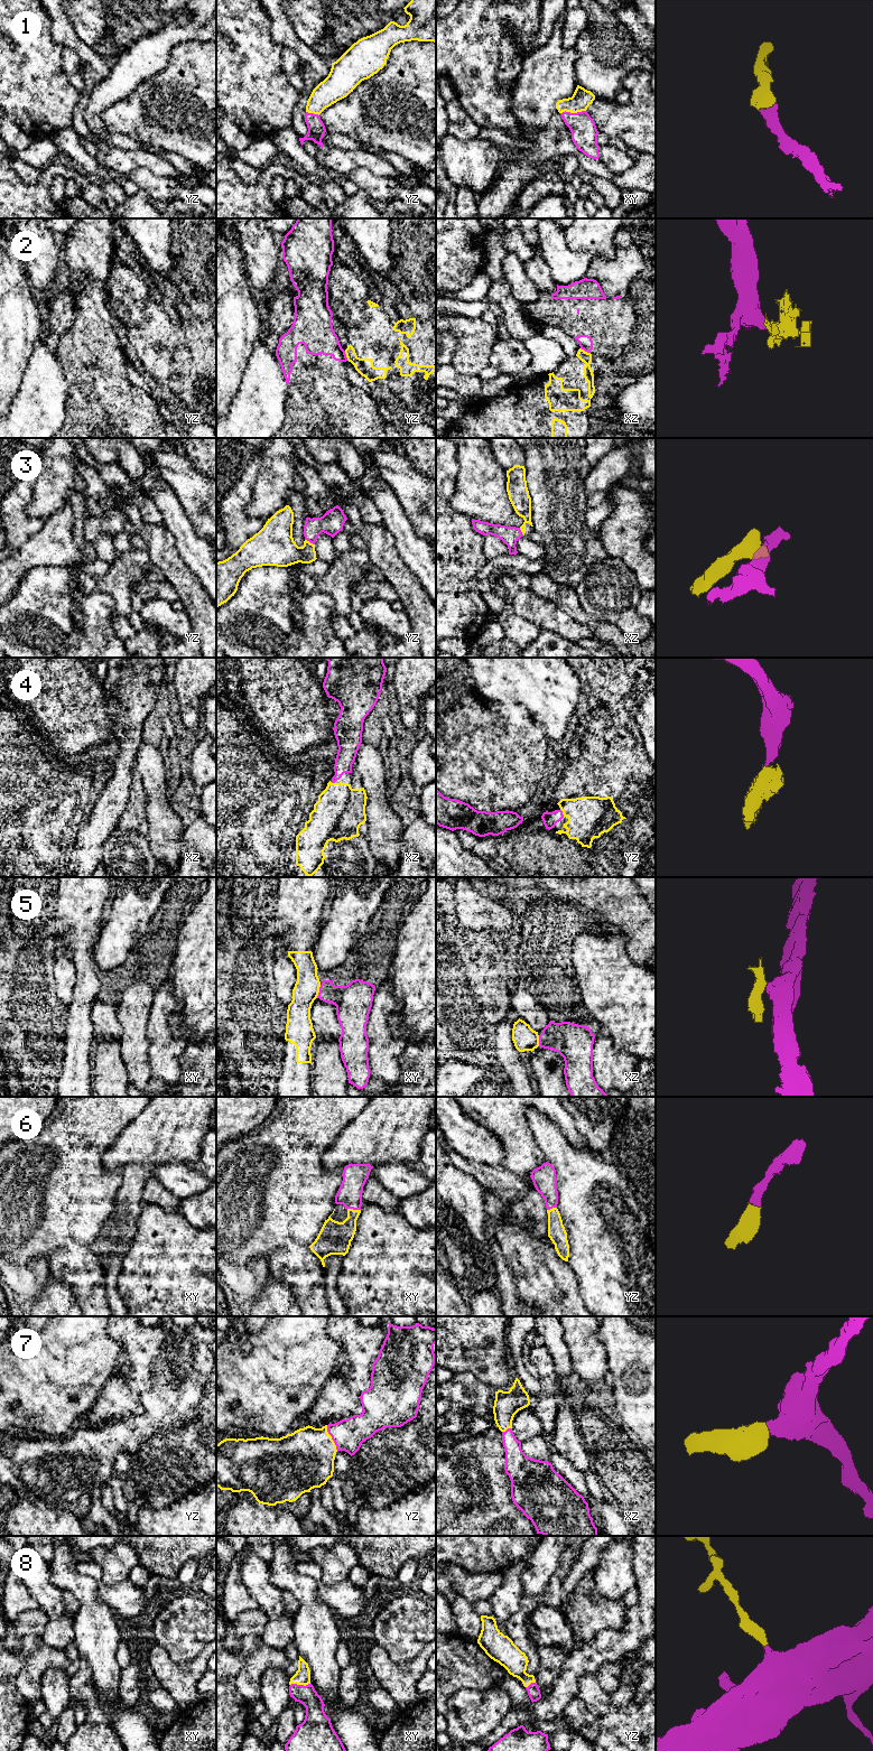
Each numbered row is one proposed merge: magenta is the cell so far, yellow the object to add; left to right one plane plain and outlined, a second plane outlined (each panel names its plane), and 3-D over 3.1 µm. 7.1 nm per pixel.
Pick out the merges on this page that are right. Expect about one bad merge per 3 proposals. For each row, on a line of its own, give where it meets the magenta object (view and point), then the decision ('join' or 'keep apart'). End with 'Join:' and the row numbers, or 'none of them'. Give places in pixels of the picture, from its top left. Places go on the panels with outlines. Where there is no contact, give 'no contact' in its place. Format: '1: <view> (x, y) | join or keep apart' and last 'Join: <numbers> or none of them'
1: xy (573, 113) | join
2: yz (345, 355) | keep apart
3: yz (309, 541) | keep apart
4: yz (562, 813) | join
5: xy (319, 992) | keep apart
6: xy (354, 1209) | join
7: yz (332, 1437) | join
8: xy (299, 1685) | join
Join: 1, 4, 6, 7, 8

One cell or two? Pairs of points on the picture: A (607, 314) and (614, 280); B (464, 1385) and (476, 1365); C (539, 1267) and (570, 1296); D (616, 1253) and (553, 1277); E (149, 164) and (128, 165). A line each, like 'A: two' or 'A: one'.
A: two
B: two
C: one
D: two
E: one

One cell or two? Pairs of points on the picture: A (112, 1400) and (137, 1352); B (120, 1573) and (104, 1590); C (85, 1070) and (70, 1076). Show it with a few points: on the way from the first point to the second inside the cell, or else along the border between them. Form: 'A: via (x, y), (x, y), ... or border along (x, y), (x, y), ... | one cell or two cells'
A: via (124, 1390), (137, 1378), (137, 1365) | one cell
B: border along (94, 1563), (100, 1566), (104, 1583), (127, 1580) | two cells
C: via (82, 1070), (73, 1076) | one cell

